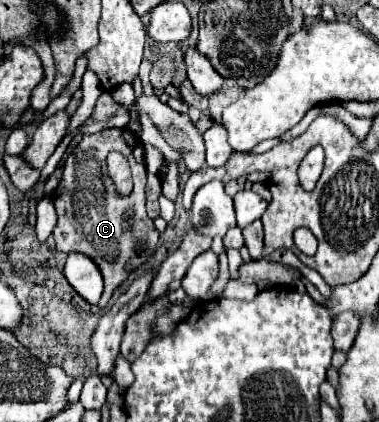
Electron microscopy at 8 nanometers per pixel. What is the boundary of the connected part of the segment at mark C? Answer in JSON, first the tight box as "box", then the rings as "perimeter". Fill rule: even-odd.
{"box":[53,129,159,307],"perimeter":[[[107,129],[95,135],[83,135],[65,161],[63,181],[53,193],[53,203],[59,217],[53,229],[55,247],[63,253],[79,251],[97,261],[105,279],[105,291],[99,299],[99,307],[105,307],[115,287],[125,281],[127,275],[145,261],[145,257],[149,257],[151,247],[157,245],[159,239],[153,219],[145,213],[145,161],[141,139],[129,129]],[[111,151],[125,155],[131,165],[135,187],[129,197],[119,197],[107,175],[105,157]],[[129,211],[131,217],[125,219]],[[139,245],[143,245],[145,251],[137,253]]]}

